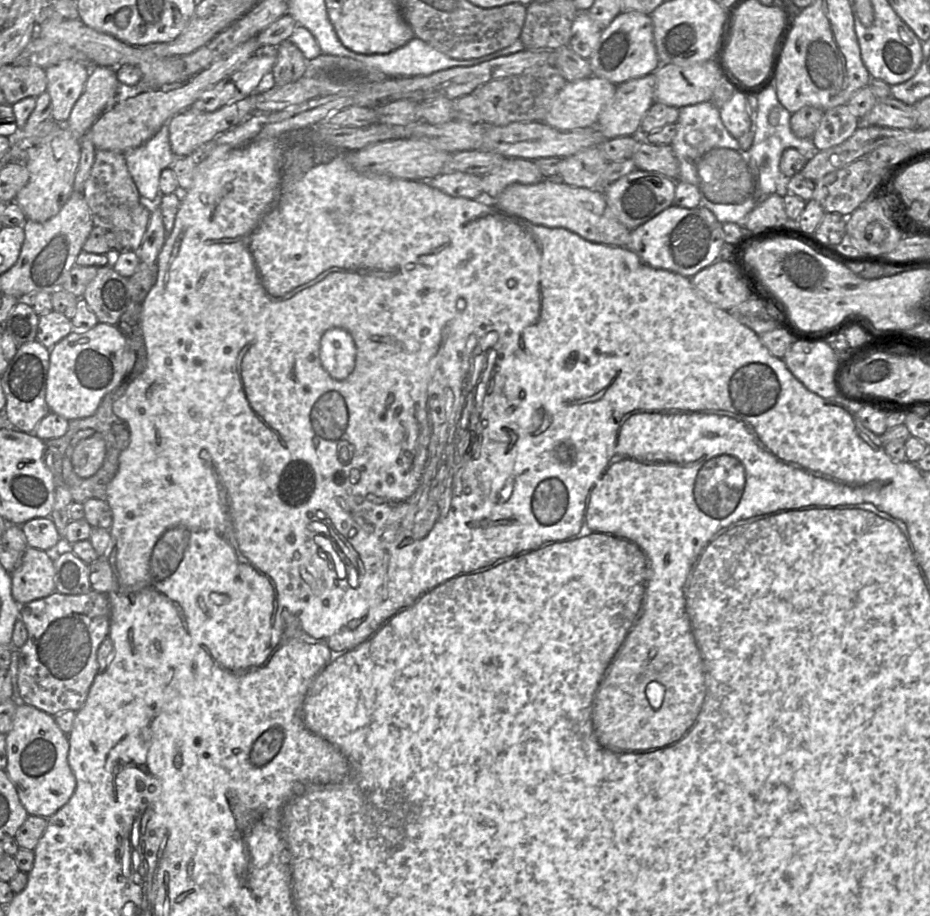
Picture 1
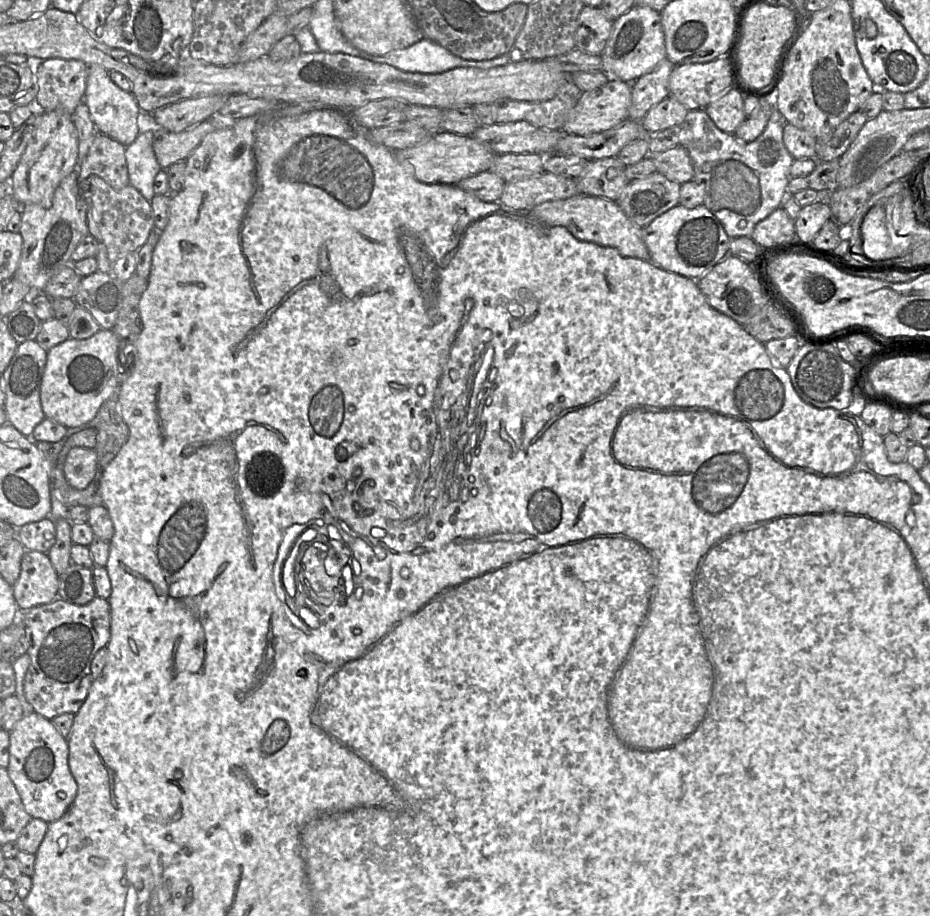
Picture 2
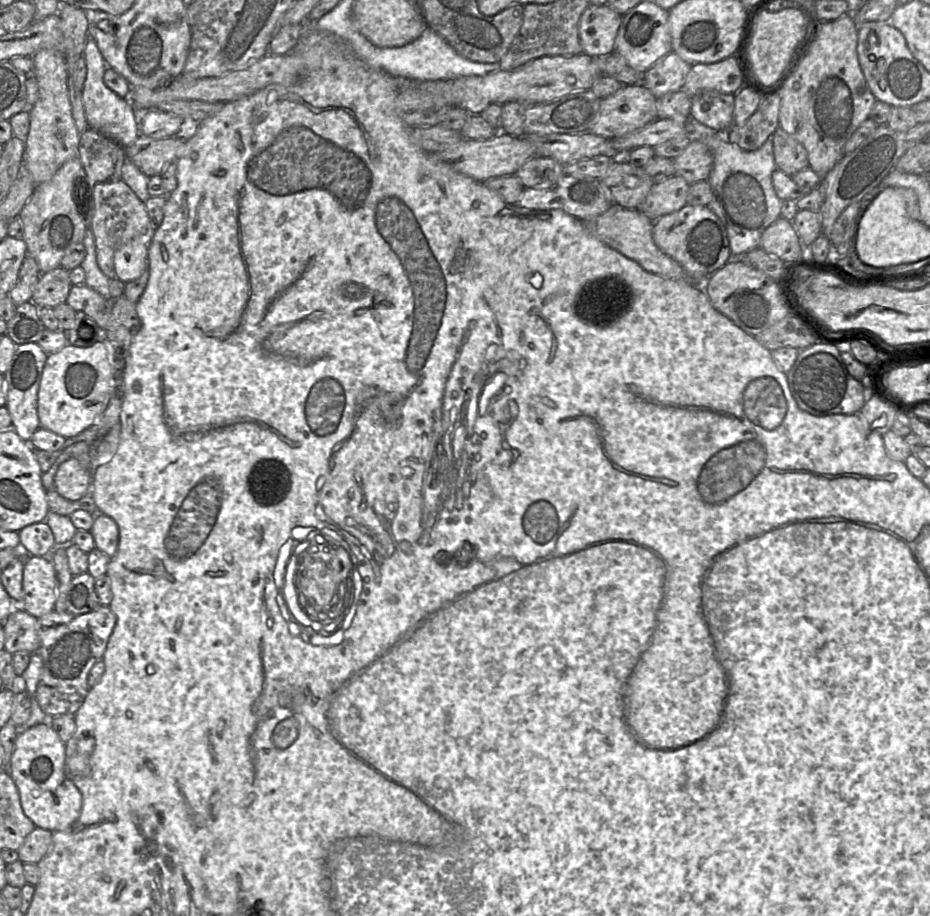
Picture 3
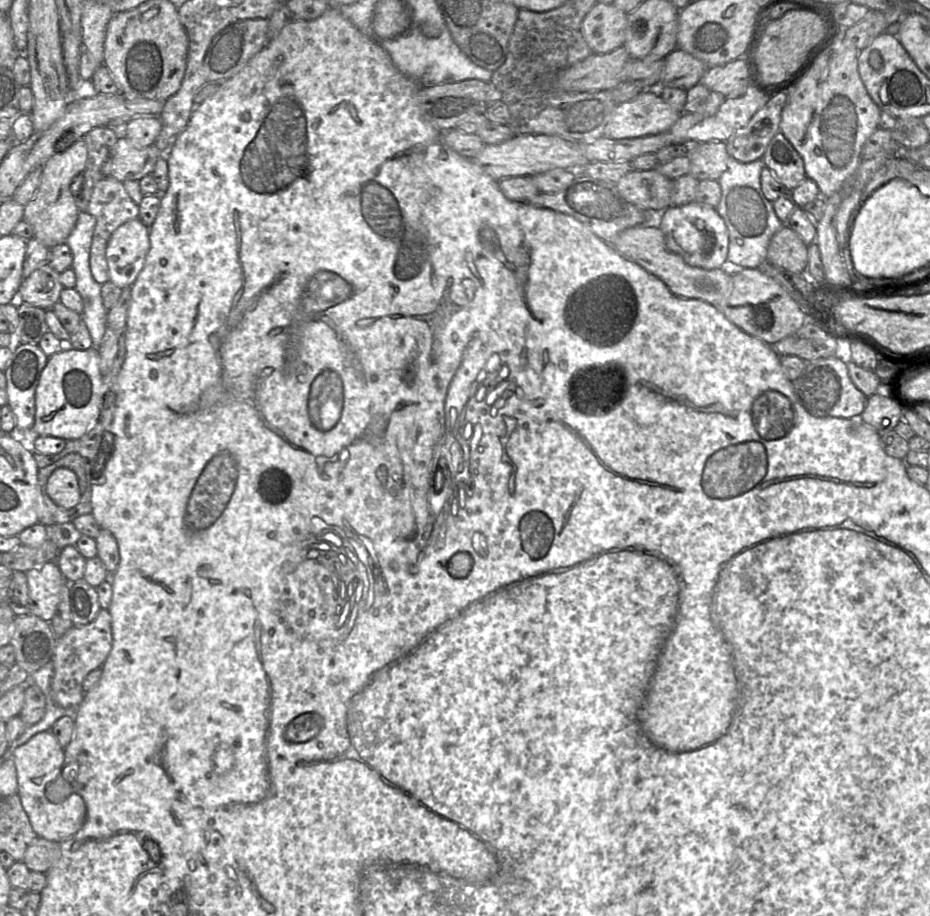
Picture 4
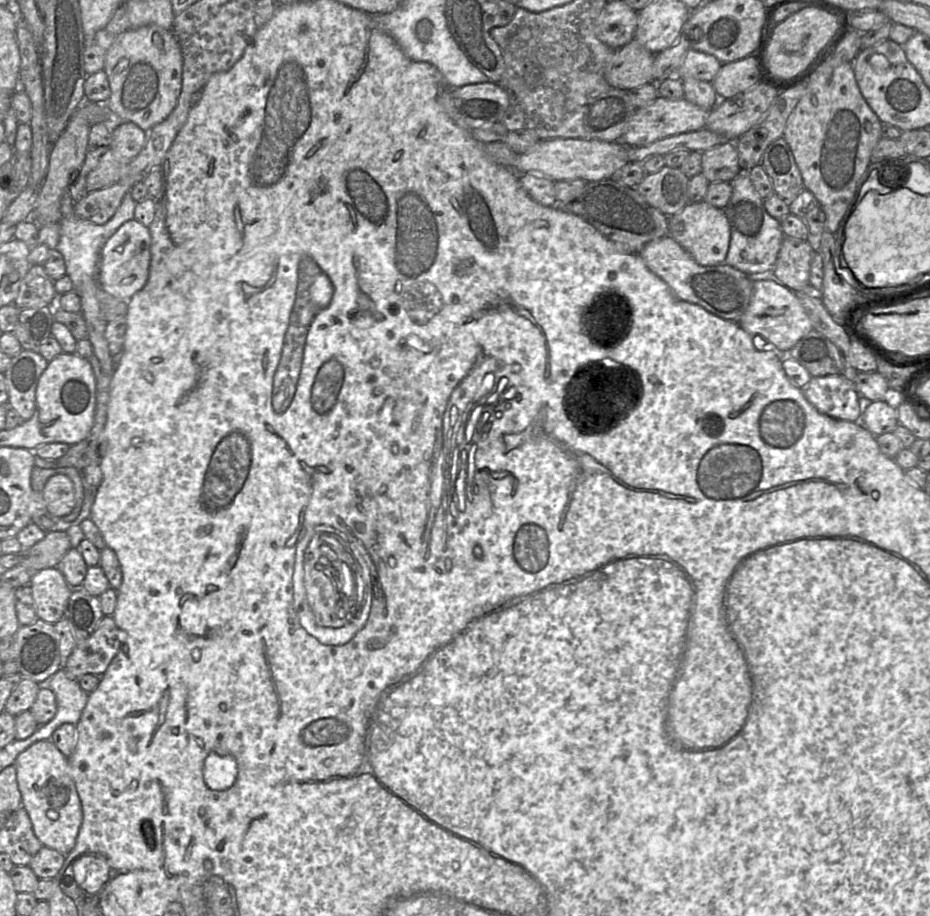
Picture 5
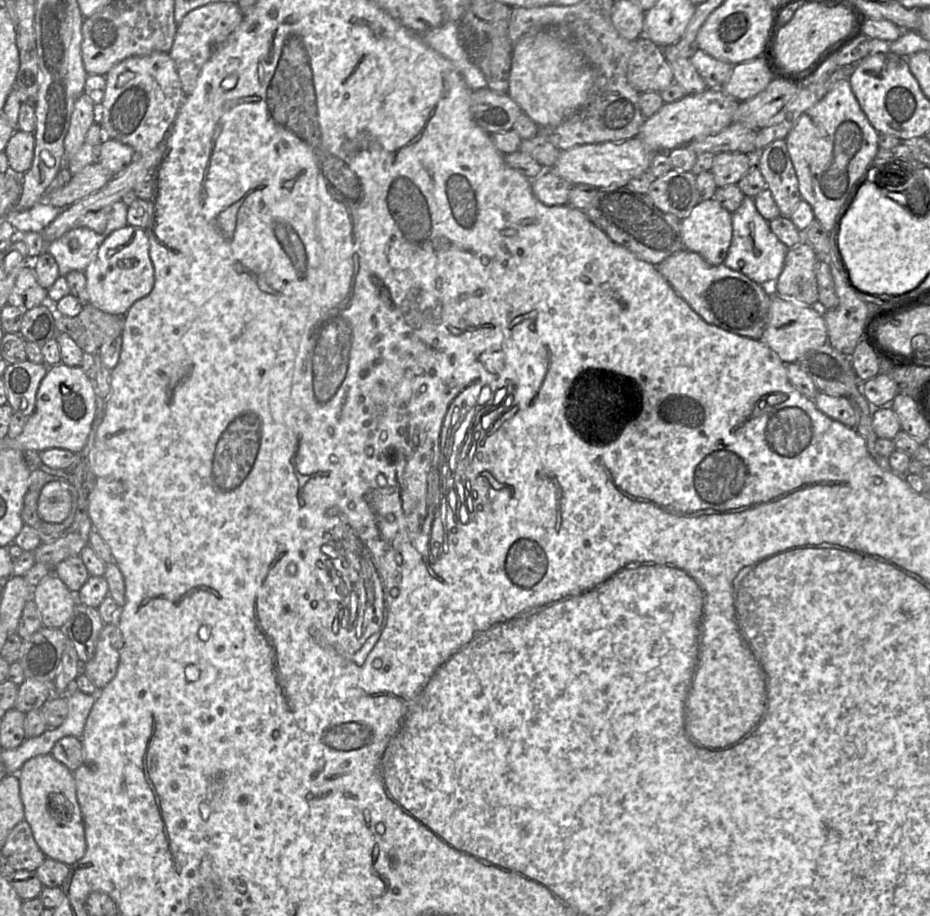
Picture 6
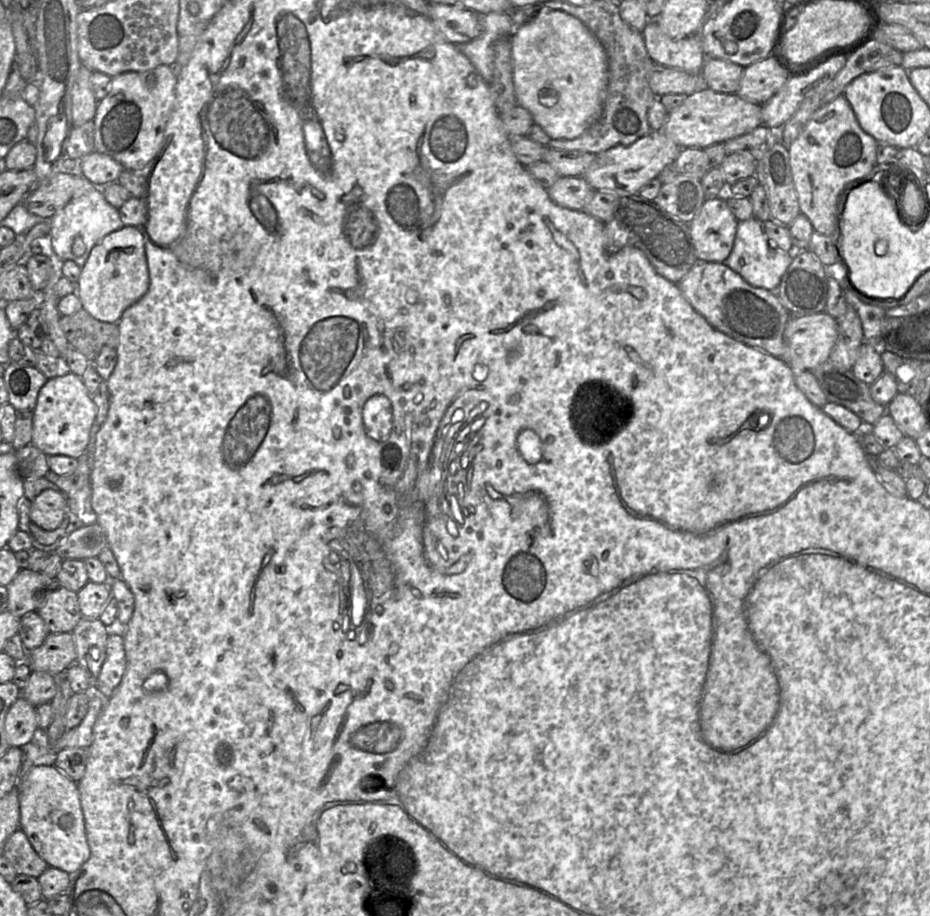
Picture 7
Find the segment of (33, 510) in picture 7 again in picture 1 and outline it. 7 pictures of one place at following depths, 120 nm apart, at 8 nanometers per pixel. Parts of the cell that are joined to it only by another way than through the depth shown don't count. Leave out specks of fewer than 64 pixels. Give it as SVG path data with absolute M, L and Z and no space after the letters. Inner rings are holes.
M95 432L75 447L71 459L74 472L81 478L93 476L102 466L105 454L105 441Z

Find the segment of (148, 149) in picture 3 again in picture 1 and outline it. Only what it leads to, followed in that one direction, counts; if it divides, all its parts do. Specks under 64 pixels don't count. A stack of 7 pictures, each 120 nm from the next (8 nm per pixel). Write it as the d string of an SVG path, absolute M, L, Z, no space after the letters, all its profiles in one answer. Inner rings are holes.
M256 93L245 99L225 105L213 112L197 110L192 105L177 113L166 124L169 127L171 150L176 158L193 155L201 146L212 141L218 134L225 132L245 121L256 111Z

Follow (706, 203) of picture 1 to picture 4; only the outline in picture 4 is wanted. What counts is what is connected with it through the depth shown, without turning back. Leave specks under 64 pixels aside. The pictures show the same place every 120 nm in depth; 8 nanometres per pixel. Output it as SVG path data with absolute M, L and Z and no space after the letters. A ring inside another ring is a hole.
M730 157L726 170L718 179L722 194L716 210L729 232L727 261L743 268L758 268L767 259L770 240L784 225L777 217L772 202L762 192L760 174L764 166L762 159L741 163Z

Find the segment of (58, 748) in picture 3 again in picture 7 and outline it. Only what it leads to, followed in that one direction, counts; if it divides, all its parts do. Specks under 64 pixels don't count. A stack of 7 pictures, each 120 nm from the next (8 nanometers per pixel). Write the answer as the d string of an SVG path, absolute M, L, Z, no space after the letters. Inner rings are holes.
M51 764L33 765L22 782L17 783L20 805L20 828L25 832L28 840L37 854L49 867L58 868L74 873L90 858L91 850L88 844L85 819L81 806L78 784Z

